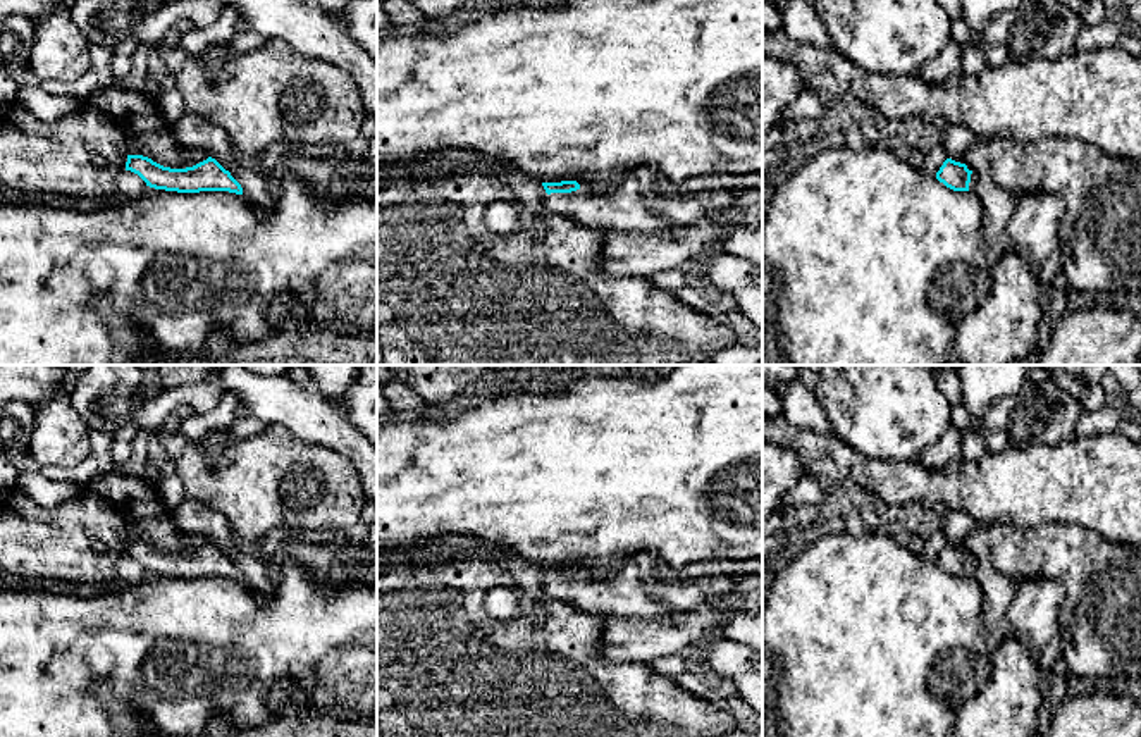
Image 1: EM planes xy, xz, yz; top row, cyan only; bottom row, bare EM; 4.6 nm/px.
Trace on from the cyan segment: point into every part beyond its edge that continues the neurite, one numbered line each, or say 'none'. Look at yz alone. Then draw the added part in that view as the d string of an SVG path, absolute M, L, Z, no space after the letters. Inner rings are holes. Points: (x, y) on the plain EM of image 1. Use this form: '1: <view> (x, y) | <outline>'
1: yz (997, 588) | M972 556L969 577L978 580L984 594L983 622L990 625L995 634L1003 632L1015 582L998 572L984 556Z

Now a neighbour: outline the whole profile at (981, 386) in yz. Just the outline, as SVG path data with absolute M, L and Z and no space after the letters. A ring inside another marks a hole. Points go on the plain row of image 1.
M957 365L962 405L971 417L981 418L1005 396L1014 396L1027 382L1033 365Z

